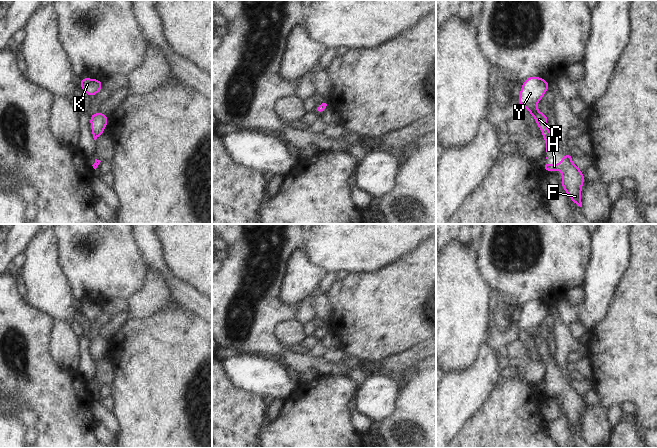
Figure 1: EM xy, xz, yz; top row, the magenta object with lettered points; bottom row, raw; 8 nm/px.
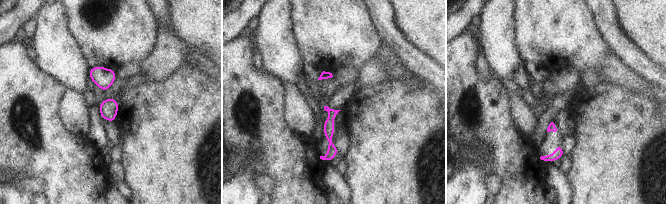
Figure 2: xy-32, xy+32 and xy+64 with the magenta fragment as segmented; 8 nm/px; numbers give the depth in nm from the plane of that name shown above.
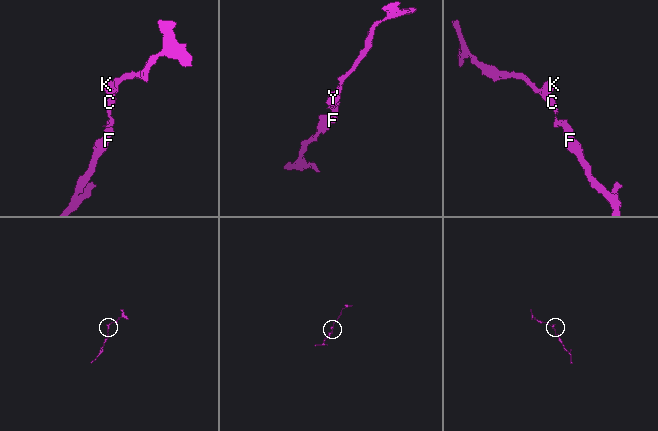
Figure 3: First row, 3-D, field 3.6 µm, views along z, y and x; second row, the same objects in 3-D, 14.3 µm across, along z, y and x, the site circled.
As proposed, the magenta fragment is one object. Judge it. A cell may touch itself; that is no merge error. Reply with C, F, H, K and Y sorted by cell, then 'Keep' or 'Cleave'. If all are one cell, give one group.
Groups: C F H K Y. Keep.

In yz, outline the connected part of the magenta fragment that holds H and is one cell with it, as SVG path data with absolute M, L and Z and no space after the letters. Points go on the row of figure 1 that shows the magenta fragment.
M572 154L562 157L559 164L543 164L544 170L552 172L560 170L562 174L562 188L568 193L573 203L582 207L581 189L584 183L584 174L572 163Z

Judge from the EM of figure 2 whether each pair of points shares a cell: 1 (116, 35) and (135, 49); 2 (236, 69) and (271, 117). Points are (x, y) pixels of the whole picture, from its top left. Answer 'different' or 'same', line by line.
1: same
2: same

